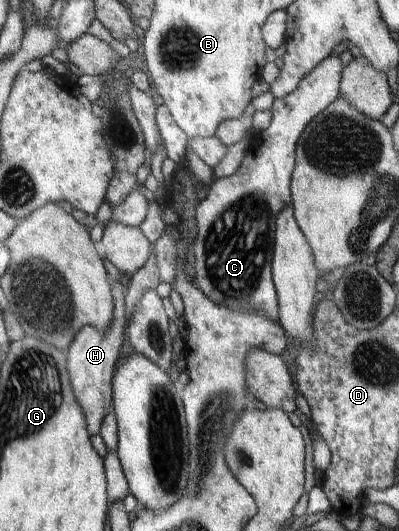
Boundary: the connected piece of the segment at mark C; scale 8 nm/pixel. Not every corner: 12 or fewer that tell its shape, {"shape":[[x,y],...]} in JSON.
{"shape":[[328,55],[194,202],[194,284],[277,322],[295,144],[340,96]]}

